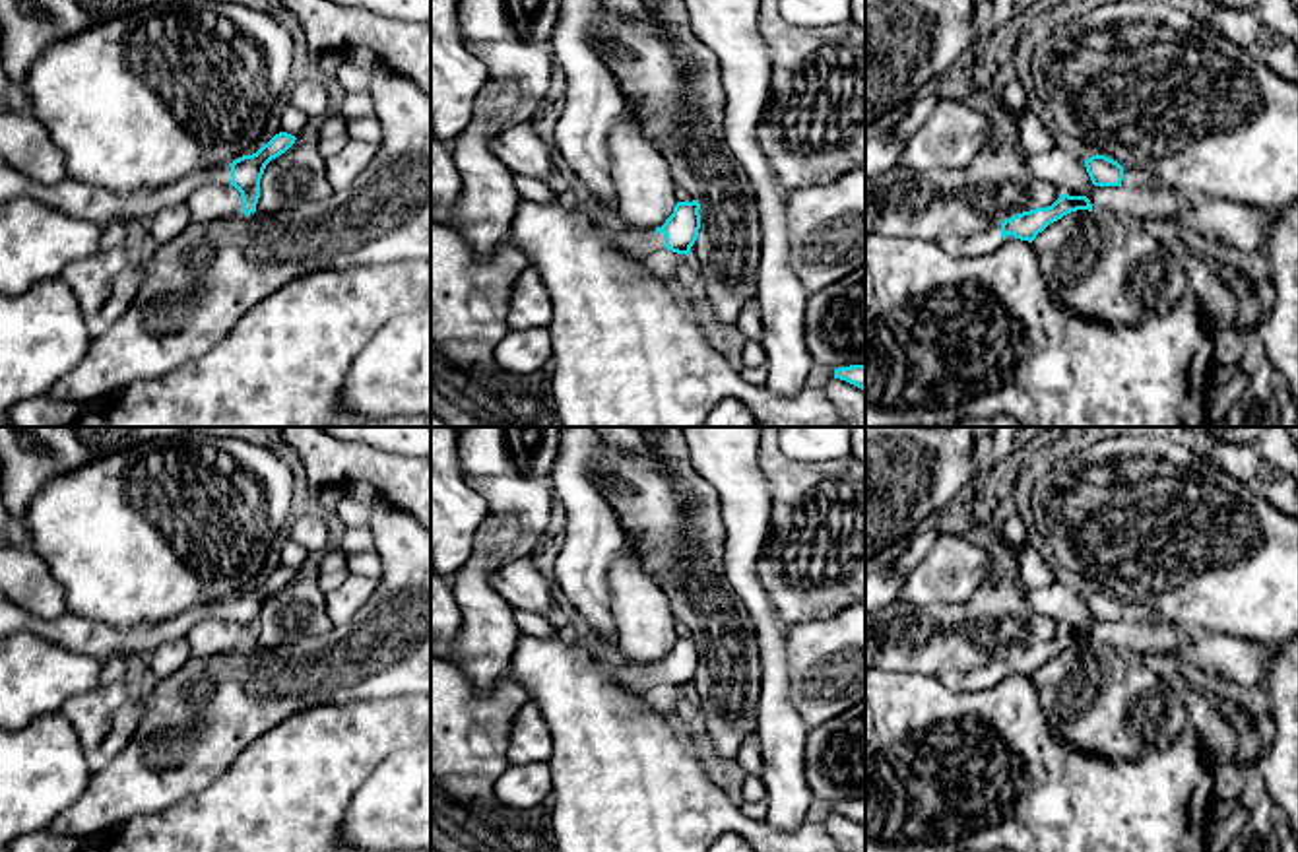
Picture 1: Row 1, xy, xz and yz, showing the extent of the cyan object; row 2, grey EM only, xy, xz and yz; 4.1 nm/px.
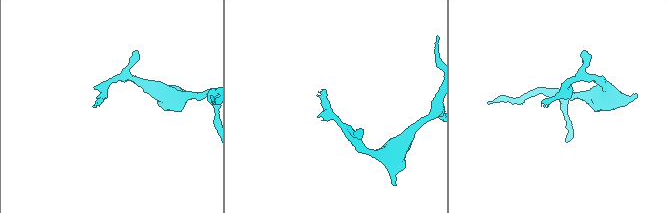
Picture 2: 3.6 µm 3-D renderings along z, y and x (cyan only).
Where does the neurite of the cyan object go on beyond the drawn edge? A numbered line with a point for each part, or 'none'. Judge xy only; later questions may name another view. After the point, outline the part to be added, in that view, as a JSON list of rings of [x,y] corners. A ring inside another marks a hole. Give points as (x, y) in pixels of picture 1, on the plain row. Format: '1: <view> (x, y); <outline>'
1: xy (70, 631); [[[0,594],[0,639],[14,633],[35,633],[56,646],[85,654],[97,662],[111,656],[132,654],[147,656],[157,644],[165,640],[184,639],[186,633],[202,619],[231,621],[231,600],[219,600],[190,607],[180,615],[173,615],[155,627],[136,625],[132,629],[113,629],[105,623],[83,619],[72,611],[58,619],[37,619],[23,611],[10,598]]]

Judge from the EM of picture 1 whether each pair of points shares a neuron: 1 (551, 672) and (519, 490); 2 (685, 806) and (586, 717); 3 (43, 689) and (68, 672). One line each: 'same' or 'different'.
1: different
2: same
3: same

